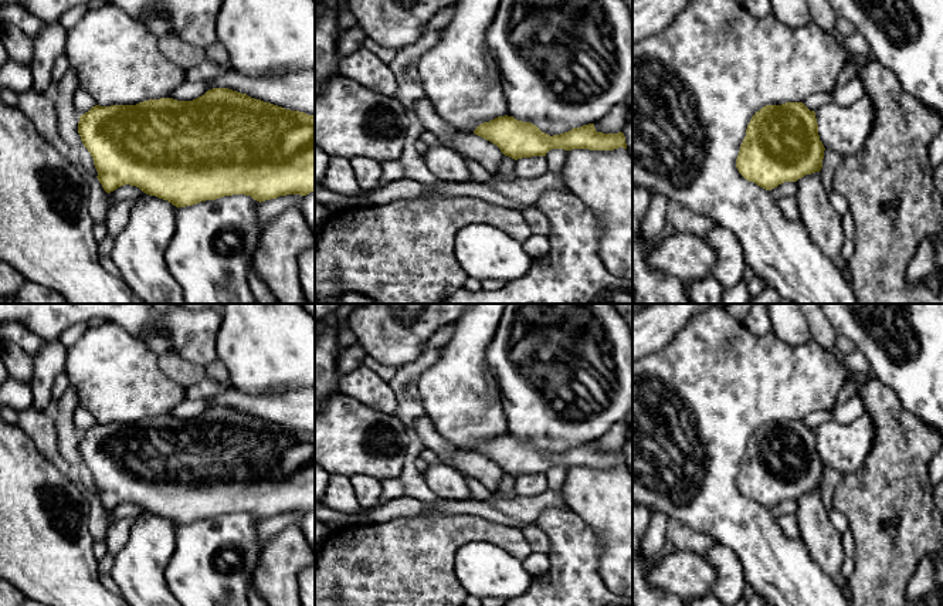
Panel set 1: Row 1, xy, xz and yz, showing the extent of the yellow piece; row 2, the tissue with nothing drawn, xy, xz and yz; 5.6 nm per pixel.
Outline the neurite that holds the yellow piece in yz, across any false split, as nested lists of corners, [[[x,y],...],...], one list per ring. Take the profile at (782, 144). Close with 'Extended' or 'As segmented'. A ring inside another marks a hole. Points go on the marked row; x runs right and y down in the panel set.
[[[803,102],[766,105],[747,125],[736,167],[746,180],[771,190],[820,172],[824,150],[814,111]]]. As segmented

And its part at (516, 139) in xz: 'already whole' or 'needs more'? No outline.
already whole

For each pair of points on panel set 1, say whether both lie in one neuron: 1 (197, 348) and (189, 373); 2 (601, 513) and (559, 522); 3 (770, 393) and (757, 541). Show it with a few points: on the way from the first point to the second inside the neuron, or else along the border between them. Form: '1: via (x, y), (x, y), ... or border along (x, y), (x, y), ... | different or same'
1: border along (159, 355), (175, 352), (203, 368) | different
2: border along (567, 507), (592, 530), (599, 544) | different
3: via (733, 430), (725, 439), (725, 500), (729, 504) | same

